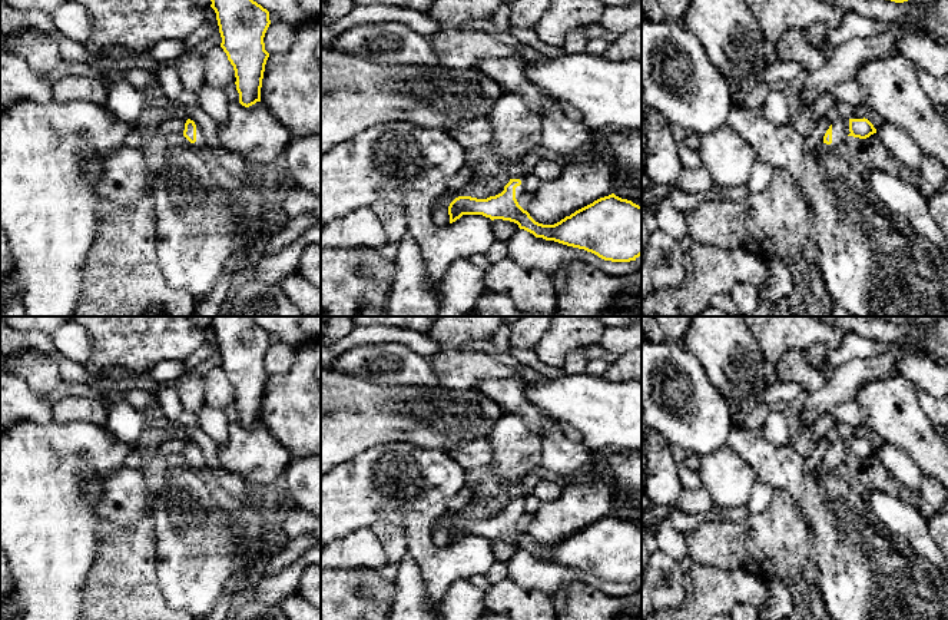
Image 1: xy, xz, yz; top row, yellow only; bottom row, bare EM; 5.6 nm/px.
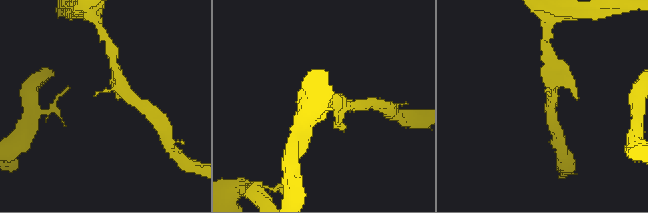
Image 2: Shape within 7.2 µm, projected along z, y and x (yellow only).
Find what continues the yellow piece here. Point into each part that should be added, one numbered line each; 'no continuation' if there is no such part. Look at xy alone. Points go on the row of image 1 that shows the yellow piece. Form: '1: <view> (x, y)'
1: xy (199, 145)

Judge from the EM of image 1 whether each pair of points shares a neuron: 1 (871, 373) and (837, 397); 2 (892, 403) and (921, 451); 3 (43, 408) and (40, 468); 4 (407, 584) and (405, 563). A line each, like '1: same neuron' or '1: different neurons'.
1: same neuron
2: same neuron
3: different neurons
4: same neuron

